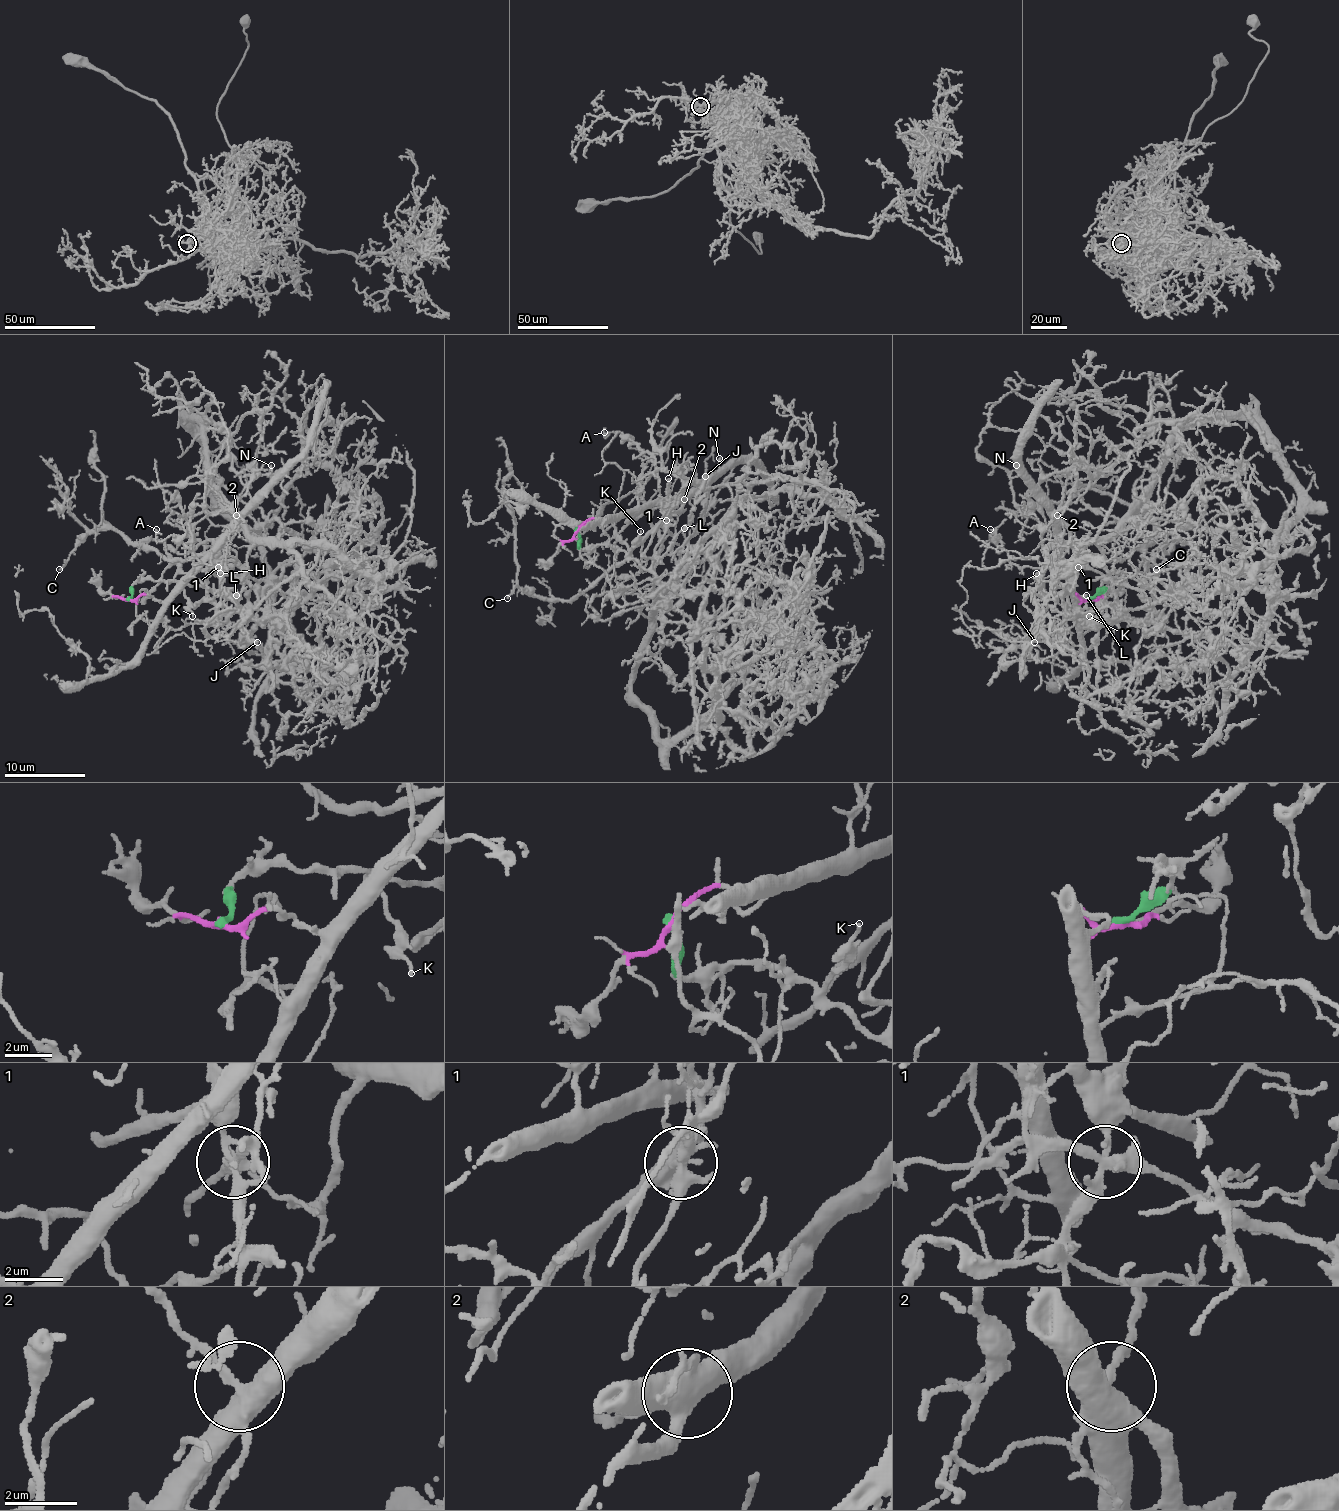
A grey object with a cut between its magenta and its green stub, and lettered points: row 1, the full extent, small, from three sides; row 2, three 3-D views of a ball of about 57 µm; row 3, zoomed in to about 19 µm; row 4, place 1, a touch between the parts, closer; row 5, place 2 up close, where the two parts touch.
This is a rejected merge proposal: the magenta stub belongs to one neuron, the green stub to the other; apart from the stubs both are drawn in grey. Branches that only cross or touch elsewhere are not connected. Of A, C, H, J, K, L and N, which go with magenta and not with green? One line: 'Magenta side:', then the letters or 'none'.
Magenta side: A, C, N

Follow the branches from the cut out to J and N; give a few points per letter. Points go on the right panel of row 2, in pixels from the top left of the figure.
J: (1088, 598), (1106, 584), (1102, 580), (1126, 586), (1114, 586), (1110, 604), (1080, 612), (1072, 626), (1034, 642)
N: (1088, 600), (1076, 594), (1084, 598), (1078, 600), (1072, 572), (1062, 554), (1060, 520), (1054, 506), (1016, 465)

